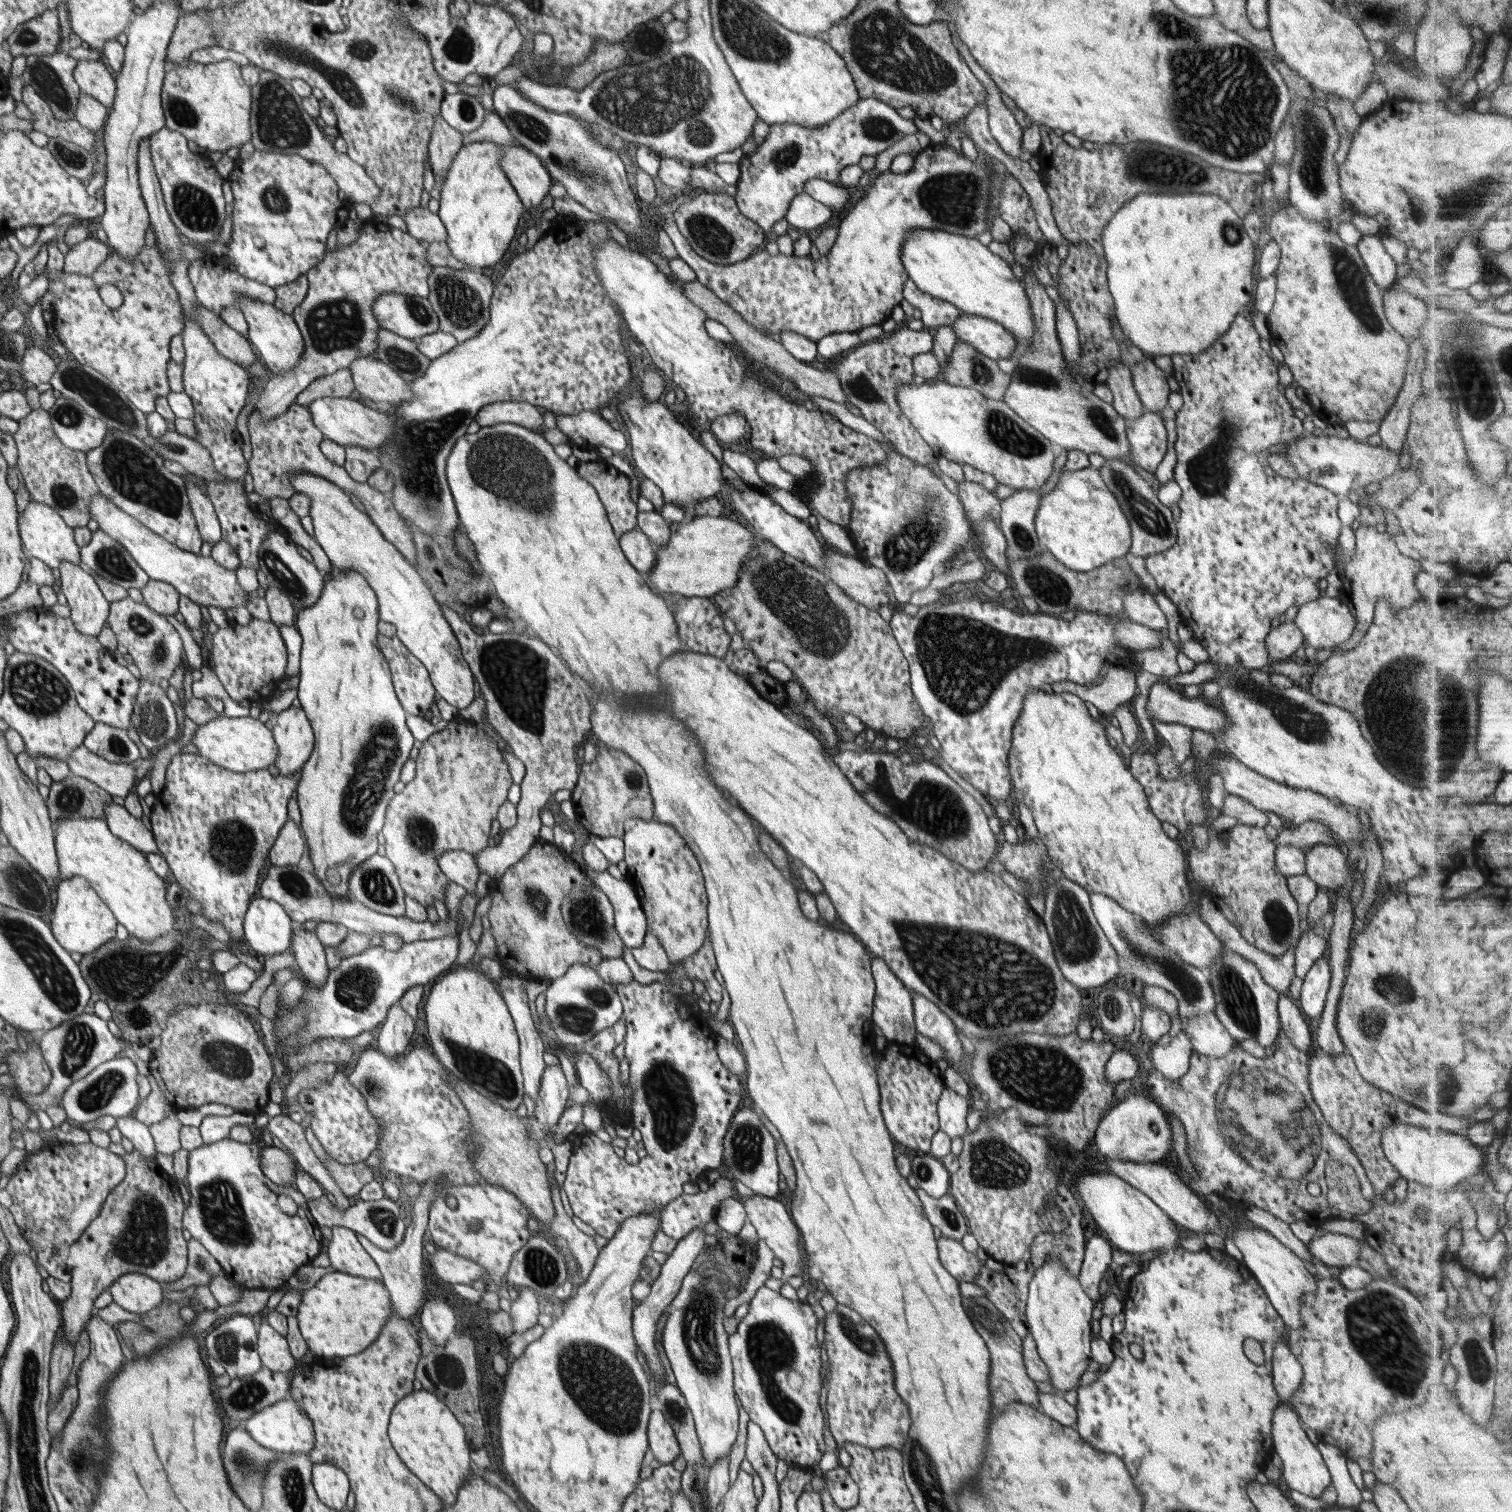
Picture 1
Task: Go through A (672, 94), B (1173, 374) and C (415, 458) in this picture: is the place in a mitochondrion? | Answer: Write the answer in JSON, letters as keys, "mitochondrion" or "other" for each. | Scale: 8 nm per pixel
{"A":"mitochondrion","B":"other","C":"mitochondrion"}

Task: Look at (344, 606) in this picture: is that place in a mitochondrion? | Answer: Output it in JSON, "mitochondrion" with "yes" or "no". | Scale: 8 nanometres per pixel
{"mitochondrion":"no"}

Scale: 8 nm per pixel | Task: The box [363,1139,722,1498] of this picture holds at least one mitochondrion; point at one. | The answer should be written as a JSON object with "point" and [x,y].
{"point":[604,1387]}

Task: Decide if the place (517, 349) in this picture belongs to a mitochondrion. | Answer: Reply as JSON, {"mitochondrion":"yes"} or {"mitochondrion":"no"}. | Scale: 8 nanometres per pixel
{"mitochondrion":"no"}

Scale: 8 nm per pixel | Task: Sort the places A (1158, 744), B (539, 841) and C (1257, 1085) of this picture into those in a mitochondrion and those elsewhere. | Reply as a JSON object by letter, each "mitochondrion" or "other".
{"A":"other","B":"other","C":"mitochondrion"}

